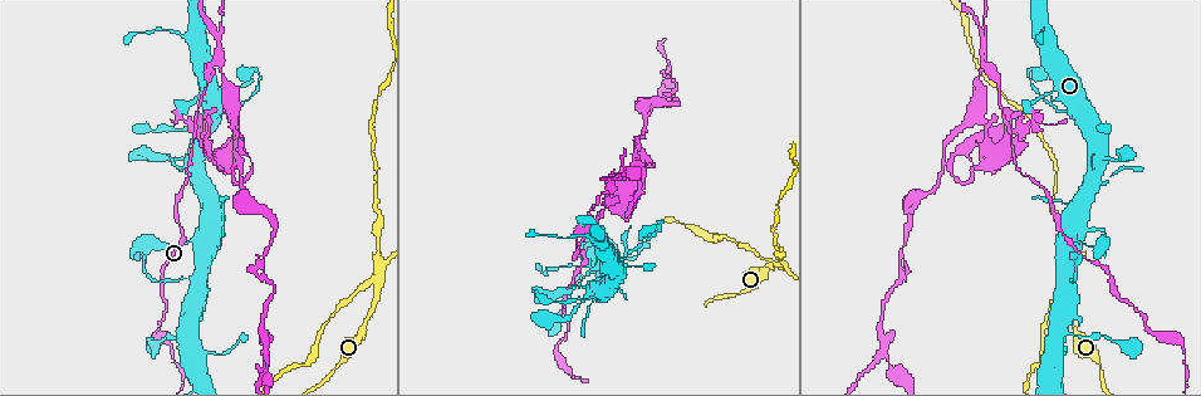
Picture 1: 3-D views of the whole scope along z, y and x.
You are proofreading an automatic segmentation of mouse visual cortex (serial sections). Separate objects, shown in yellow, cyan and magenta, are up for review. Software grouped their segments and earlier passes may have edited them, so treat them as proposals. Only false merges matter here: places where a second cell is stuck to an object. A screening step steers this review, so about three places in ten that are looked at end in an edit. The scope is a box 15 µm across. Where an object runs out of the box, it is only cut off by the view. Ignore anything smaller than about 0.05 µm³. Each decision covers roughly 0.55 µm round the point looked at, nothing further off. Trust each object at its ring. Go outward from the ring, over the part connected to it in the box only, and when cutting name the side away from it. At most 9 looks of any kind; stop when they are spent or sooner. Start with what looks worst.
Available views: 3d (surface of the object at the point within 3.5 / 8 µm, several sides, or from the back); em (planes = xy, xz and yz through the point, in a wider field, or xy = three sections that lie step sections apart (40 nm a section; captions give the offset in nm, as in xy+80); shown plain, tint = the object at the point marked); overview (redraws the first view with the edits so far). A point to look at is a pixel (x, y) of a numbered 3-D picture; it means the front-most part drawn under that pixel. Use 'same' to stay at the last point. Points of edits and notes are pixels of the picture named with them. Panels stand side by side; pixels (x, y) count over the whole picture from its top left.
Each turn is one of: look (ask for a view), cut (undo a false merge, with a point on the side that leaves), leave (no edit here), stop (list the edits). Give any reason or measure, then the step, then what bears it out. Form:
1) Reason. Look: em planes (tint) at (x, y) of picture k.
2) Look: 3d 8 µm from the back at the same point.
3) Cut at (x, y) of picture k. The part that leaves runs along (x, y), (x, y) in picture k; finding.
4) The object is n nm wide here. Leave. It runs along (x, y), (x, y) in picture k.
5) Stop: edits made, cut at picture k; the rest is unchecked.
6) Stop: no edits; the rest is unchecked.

Three-way junction. Look: 3d 3.5 µm at (985, 40) of picture 1.

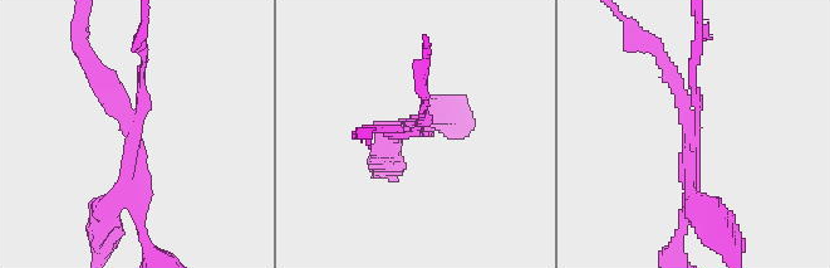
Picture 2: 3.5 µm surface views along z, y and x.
3 arms meet here; the arms are 150, 150, 200 nm wide. Look: em xy step 3 (tint) at (414, 123) of picture 2.

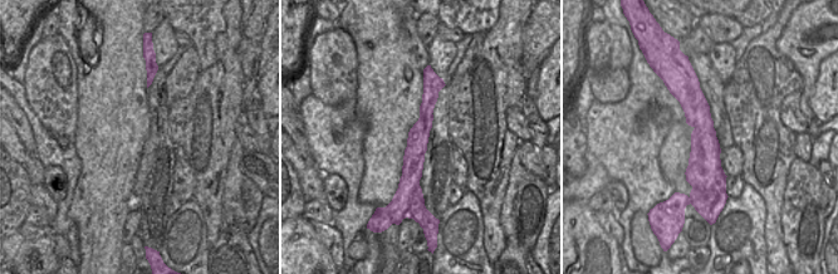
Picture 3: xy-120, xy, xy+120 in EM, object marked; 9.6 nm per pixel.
The object is 200 nm wide here. Cut at (677, 245) of picture 2. A border runs along (695, 127), (705, 181), (692, 187) in picture 3; two cells meet here.

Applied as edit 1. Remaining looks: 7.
Look: overview.

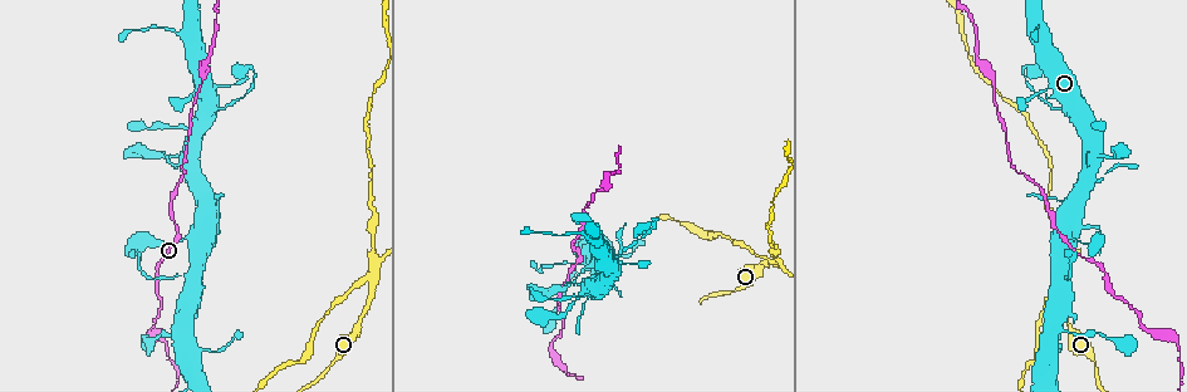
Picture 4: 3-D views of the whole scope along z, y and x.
Branch point. Look: 3d 3.5 µm from the back at (775, 263) of picture 4.

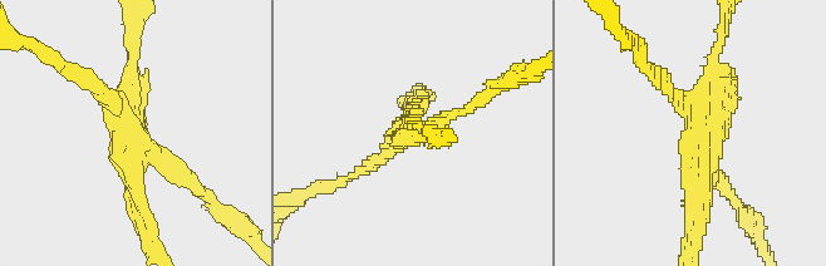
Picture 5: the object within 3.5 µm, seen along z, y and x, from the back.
3 arms meet here; the arms are 150, 200, 250 nm wide; need the tissue. Look: em xy step 5 (tint) at (410, 133) of picture 5.

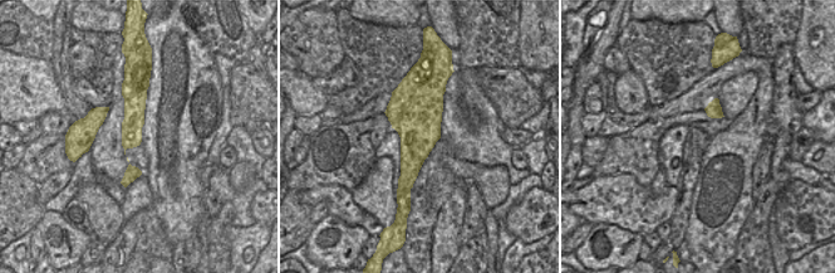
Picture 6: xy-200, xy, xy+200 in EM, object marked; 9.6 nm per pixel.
Cut at (88, 75) of picture 5. A border runs along (431, 77), (417, 88), (392, 127) in picture 6; a second cell is stuck on.

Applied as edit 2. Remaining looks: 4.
Thick turns thin. Look: 3d 3.5 µm at (618, 257) of picture 4.

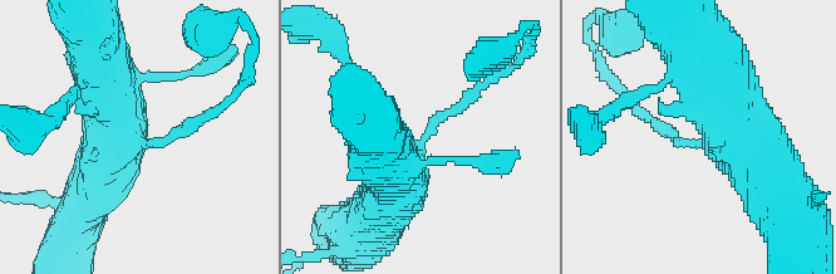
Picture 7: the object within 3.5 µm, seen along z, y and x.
The arms are 200, 800 nm wide; shape alone is not enough. Look: em xy step 1 (tint) at (138, 143) of picture 7.

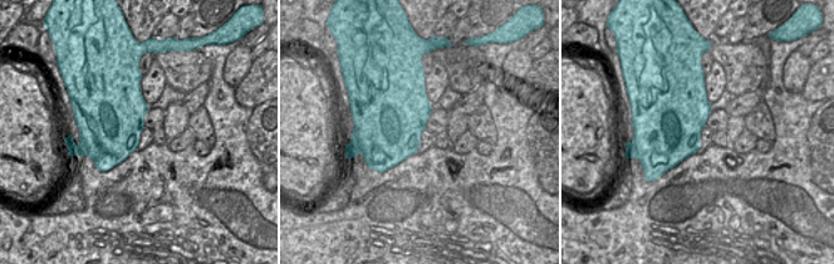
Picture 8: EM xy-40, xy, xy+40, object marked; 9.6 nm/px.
Leave. It runs along (385, 161), (394, 170), (478, 89) in picture 7; one cell here.

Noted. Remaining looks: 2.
Sharp bend. Look: 3d 3.5 µm at (188, 183) of picture 4.

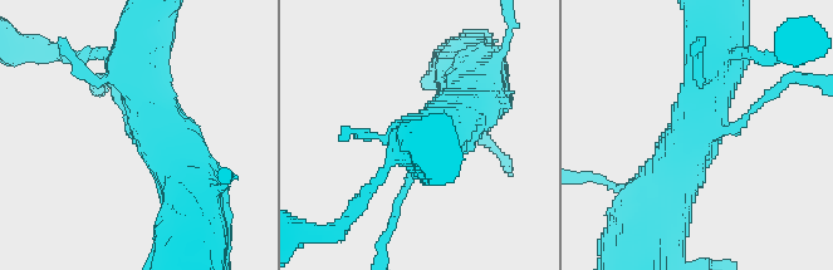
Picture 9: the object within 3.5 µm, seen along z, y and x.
Look: em xy step 3 (tint) at (719, 131) of picture 9.

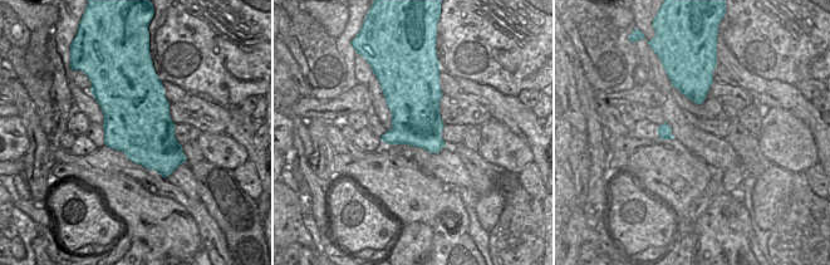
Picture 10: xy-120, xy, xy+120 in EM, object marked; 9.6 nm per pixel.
Leave. It runs along (426, 156), (395, 211) in picture 9; one cell here.

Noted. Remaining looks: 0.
Stop: edits made, cut at picture 2, cut at picture 5; the rest is unchecked.

